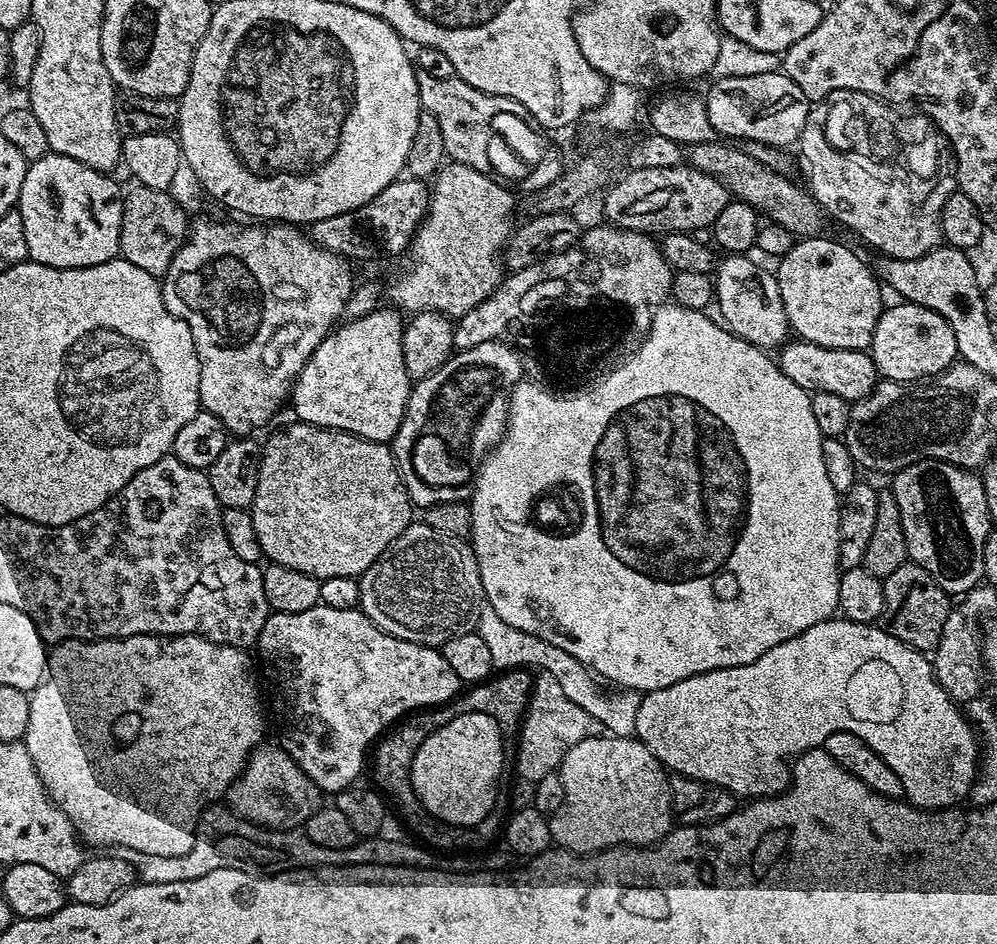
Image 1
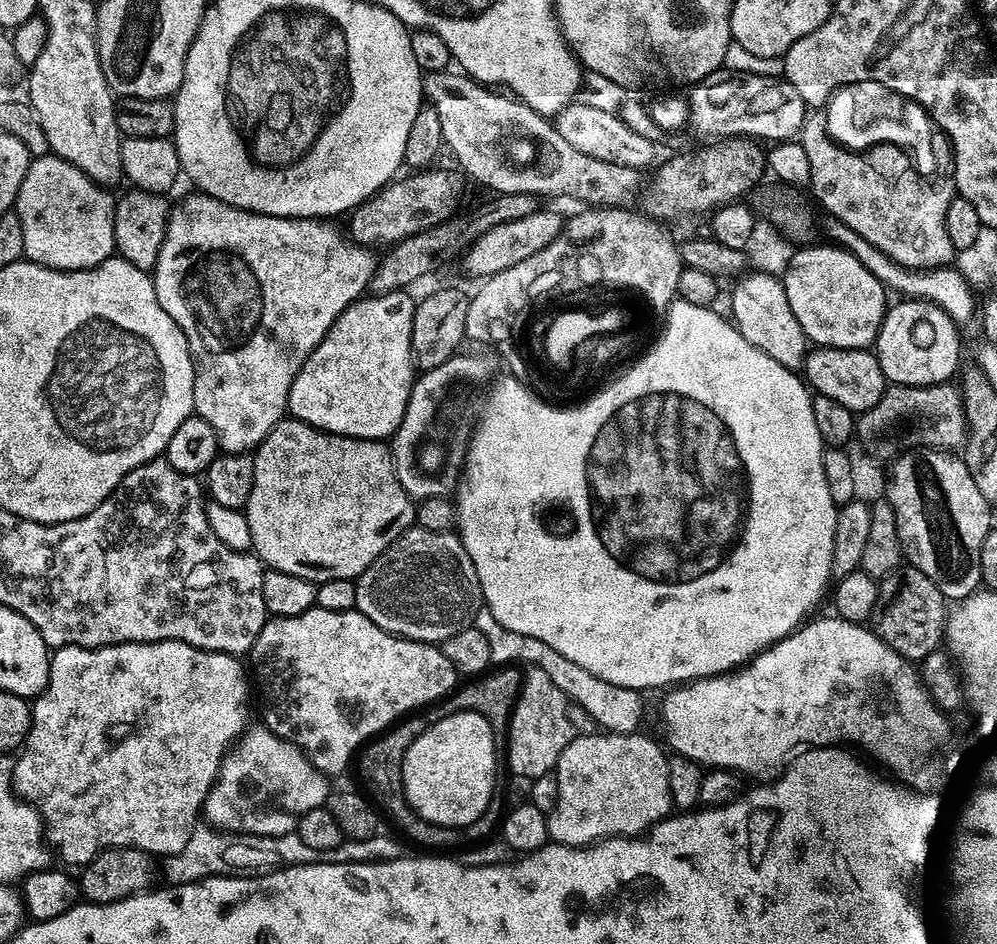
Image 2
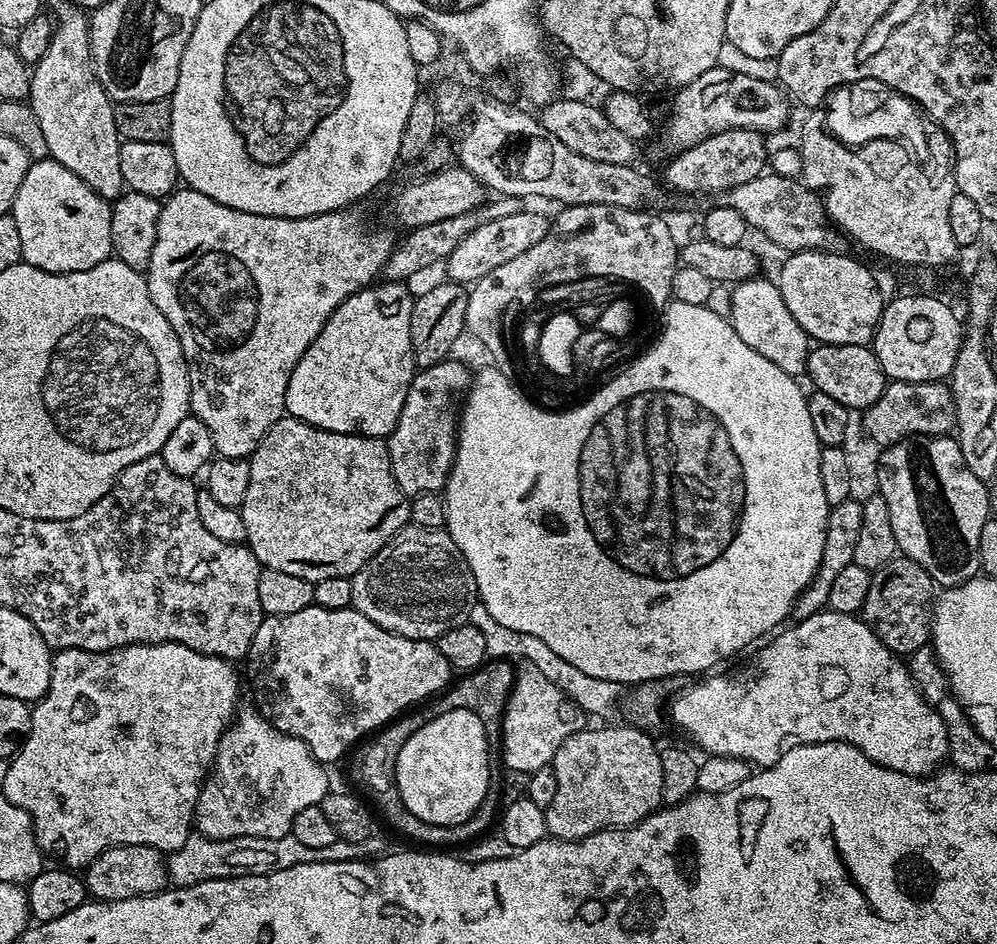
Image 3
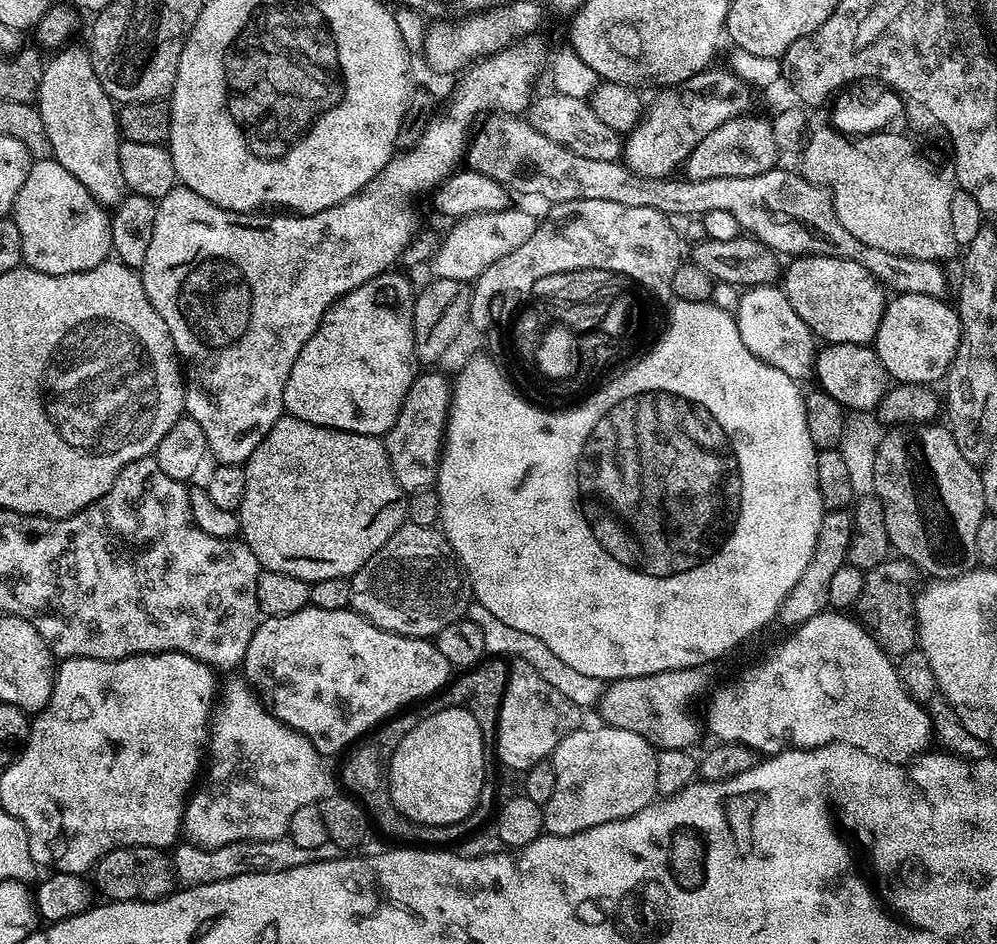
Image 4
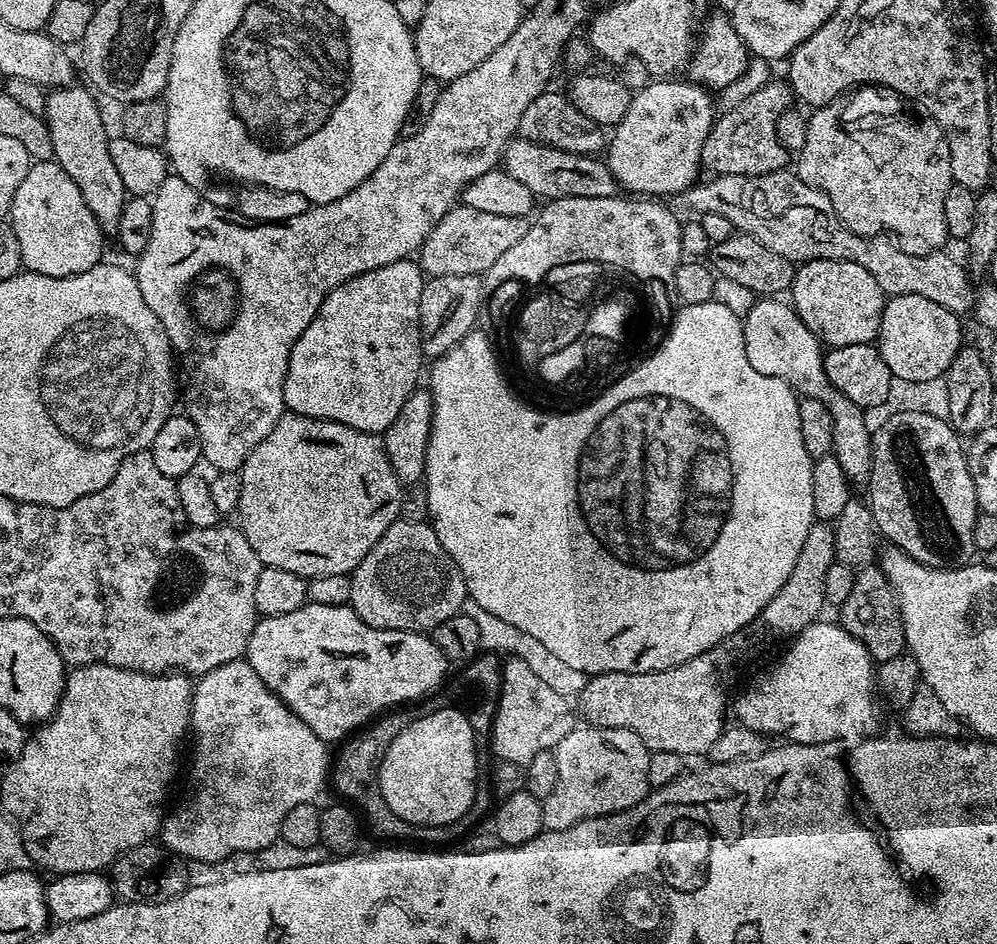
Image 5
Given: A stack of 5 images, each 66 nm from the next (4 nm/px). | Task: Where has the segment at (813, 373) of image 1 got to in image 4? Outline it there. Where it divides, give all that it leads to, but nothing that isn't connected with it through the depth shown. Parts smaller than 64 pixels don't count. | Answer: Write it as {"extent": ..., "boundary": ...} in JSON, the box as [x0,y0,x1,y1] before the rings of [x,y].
{"extent":[814,342,890,412],"boundary":[[[842,342],[841,344],[825,343],[816,353],[814,365],[814,380],[817,380],[819,391],[830,394],[830,398],[845,408],[845,410],[872,412],[879,409],[880,403],[890,389],[890,377],[886,366],[882,366],[882,358],[878,358],[875,347],[868,344],[855,344],[854,342]]]}

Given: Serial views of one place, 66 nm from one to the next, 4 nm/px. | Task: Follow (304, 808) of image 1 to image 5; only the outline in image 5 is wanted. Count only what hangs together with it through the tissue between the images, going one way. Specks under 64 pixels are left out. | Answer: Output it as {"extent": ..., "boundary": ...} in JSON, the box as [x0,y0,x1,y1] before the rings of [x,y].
{"extent":[159,658,330,864],"boundary":[[[241,658],[234,662],[226,662],[214,670],[203,673],[195,681],[192,690],[192,719],[190,721],[190,740],[192,736],[192,765],[188,768],[188,789],[184,792],[184,797],[172,808],[172,813],[163,817],[159,839],[163,847],[170,852],[175,852],[177,856],[188,862],[199,862],[201,864],[217,864],[219,860],[224,860],[228,856],[233,856],[235,852],[257,852],[266,846],[277,843],[280,840],[280,827],[282,818],[294,810],[294,806],[299,804],[311,804],[317,798],[316,795],[323,790],[324,784],[330,780],[330,752],[328,756],[329,745],[298,714],[294,714],[287,708],[281,700],[271,690],[264,685],[262,678],[254,674],[254,670],[247,662],[247,659]]]}

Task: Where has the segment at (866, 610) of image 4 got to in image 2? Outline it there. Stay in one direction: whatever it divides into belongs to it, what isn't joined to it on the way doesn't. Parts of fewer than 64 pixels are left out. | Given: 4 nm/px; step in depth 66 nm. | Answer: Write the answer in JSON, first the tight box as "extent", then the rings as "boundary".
{"extent":[870,566,946,662],"boundary":[[[901,566],[879,581],[878,602],[870,627],[882,642],[913,662],[921,662],[941,647],[946,636],[946,599],[938,586],[922,570]]]}

